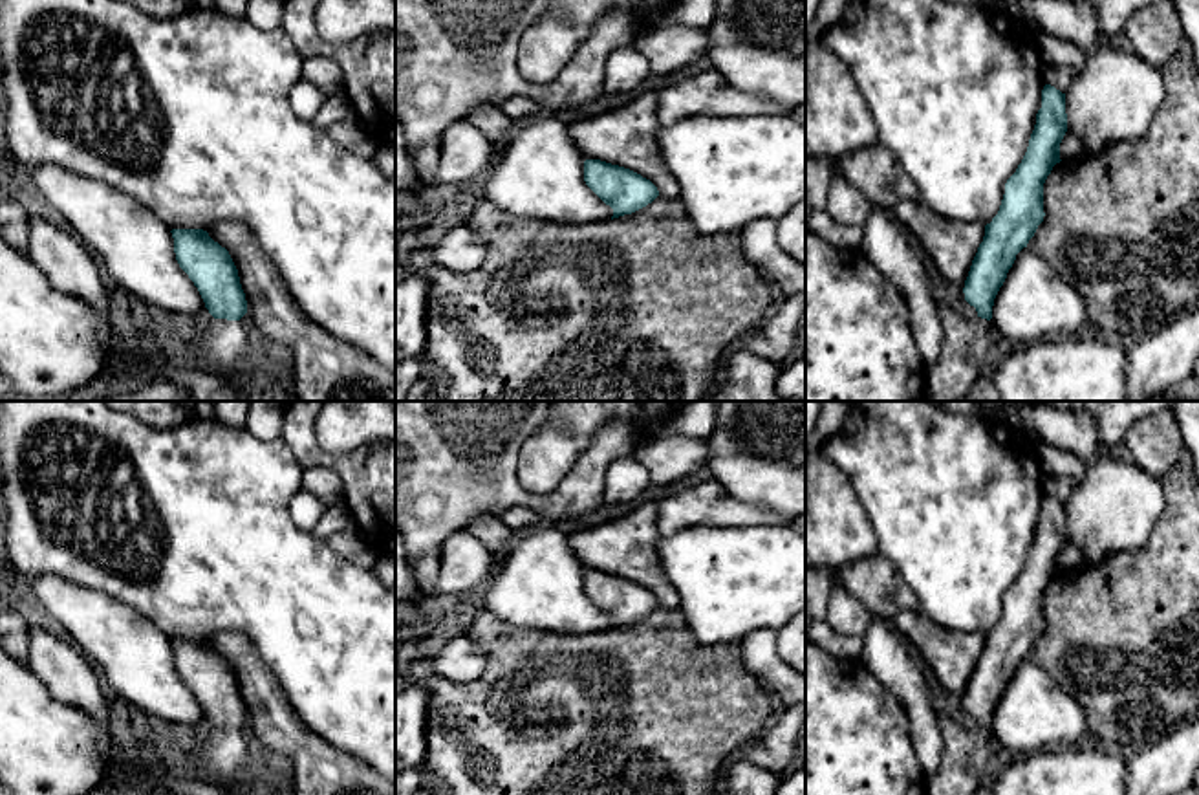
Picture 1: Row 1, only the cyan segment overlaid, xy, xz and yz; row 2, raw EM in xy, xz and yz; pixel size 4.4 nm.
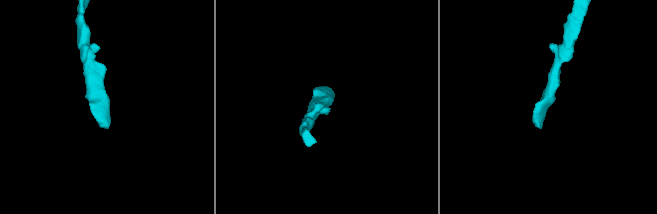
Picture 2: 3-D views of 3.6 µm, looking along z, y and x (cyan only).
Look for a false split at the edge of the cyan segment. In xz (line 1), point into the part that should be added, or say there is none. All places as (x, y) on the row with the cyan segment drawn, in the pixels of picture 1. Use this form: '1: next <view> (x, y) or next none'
1: next none

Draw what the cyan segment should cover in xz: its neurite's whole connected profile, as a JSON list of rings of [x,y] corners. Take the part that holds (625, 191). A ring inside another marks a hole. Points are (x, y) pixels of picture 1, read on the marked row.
[[[600,159],[584,161],[586,185],[613,209],[613,218],[632,214],[652,203],[659,191],[641,174]]]

